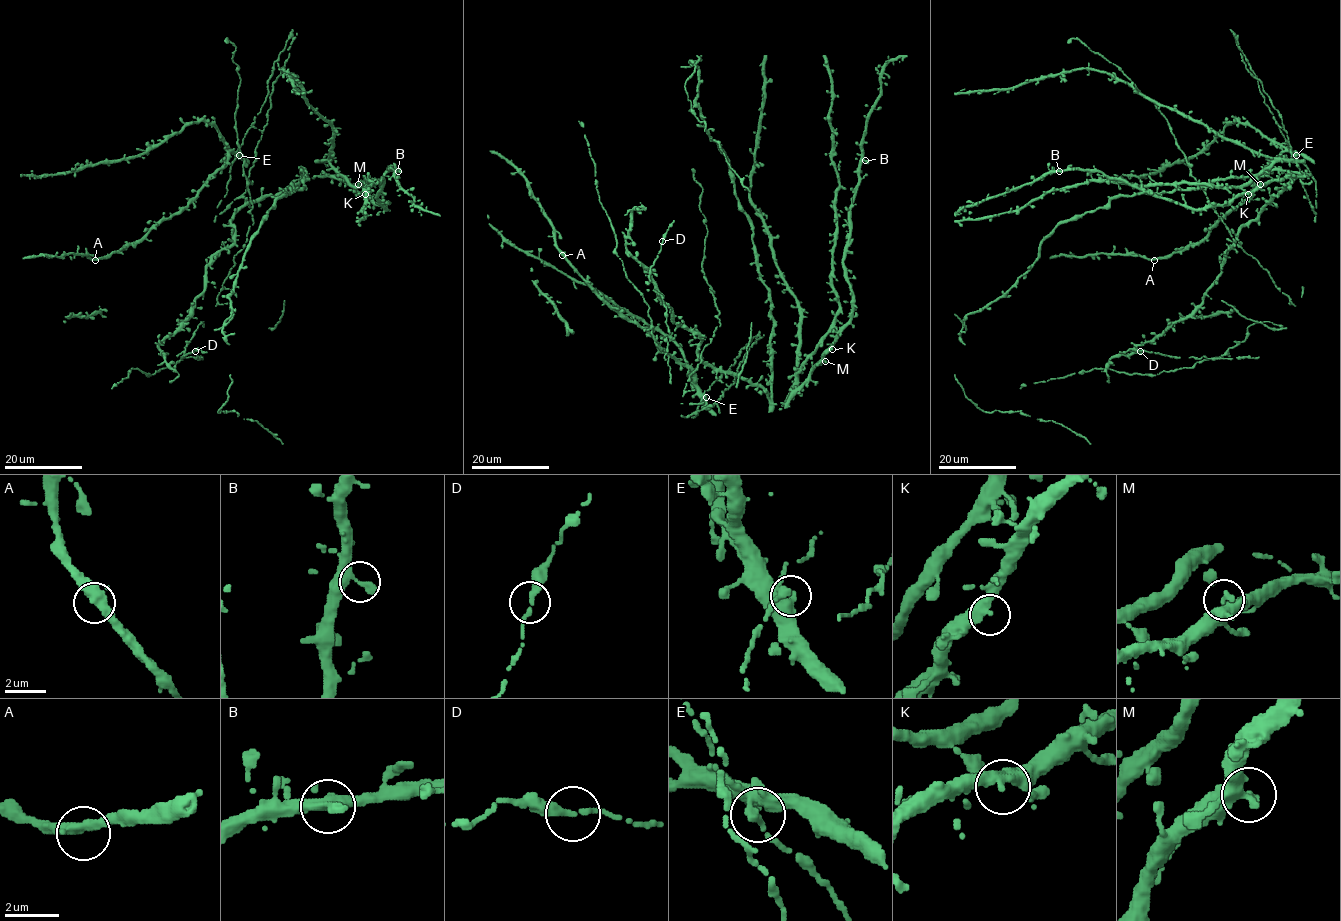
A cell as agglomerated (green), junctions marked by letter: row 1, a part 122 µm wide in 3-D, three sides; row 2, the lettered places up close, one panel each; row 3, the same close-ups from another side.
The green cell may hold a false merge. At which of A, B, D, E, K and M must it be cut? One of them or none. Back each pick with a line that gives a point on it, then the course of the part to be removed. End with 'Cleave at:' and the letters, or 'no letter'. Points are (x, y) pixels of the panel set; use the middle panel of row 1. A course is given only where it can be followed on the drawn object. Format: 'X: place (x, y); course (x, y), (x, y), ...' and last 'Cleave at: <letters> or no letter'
Cleave at: no letter

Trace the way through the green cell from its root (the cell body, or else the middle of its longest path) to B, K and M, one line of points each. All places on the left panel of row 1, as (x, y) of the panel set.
B: (248, 206), (293, 187), (303, 176), (332, 176), (385, 209), (376, 198), (382, 177), (391, 169), (398, 171)
K: (248, 206), (293, 187), (303, 176), (332, 176), (365, 194)
M: (248, 206), (293, 187), (303, 176), (332, 176), (348, 184), (358, 184)

